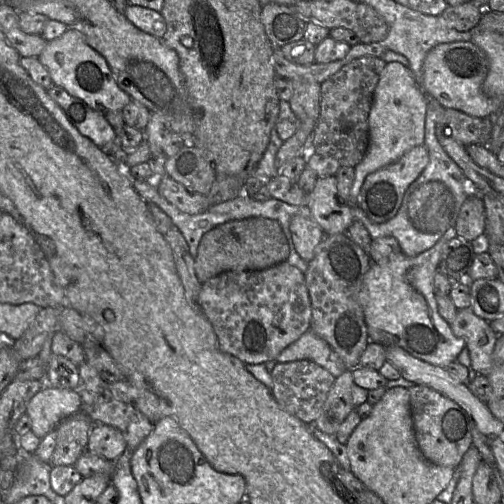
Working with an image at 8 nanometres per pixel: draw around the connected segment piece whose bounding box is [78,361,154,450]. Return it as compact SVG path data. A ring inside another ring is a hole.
M86 361L78 366L78 372L78 393L82 400L81 411L86 413L94 424L105 424L117 428L131 450L135 450L151 433L154 423L146 418L134 404L127 404L117 400L109 388L109 383L104 381Z

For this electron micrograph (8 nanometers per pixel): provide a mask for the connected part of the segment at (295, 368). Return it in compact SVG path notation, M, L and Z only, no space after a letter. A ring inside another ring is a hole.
M310 360L276 363L271 371L271 392L278 405L306 424L314 424L335 378L328 370Z

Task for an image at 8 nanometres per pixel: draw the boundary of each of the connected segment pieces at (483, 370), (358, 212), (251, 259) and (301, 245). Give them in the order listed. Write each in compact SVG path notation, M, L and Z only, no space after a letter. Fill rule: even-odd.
M467 307L457 311L450 327L456 337L464 339L473 370L477 374L488 375L499 335L491 329L490 322L477 316L471 307Z
M427 105L424 145L428 150L429 163L420 176L406 190L399 211L392 219L383 223L376 223L358 205L353 204L352 209L354 218L366 227L373 239L392 236L398 241L402 252L410 257L417 256L432 248L447 231L455 226L460 209L468 197L468 179L439 143L436 136L435 112L431 109L430 105Z
M249 217L228 221L206 232L194 258L196 277L200 283L226 271L259 271L285 262L290 248L281 225L273 219Z
M308 214L293 216L289 230L297 253L308 263L314 258L316 249L326 234Z

